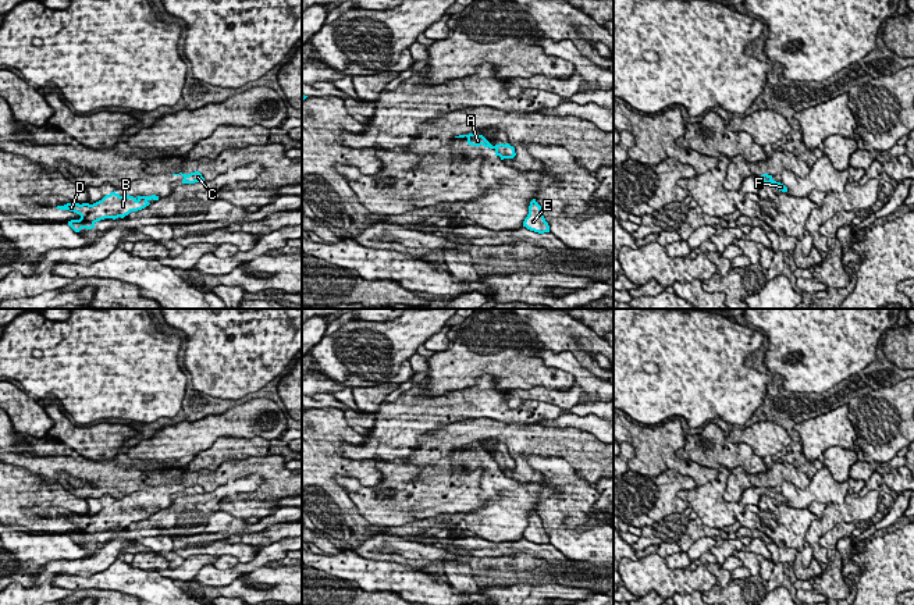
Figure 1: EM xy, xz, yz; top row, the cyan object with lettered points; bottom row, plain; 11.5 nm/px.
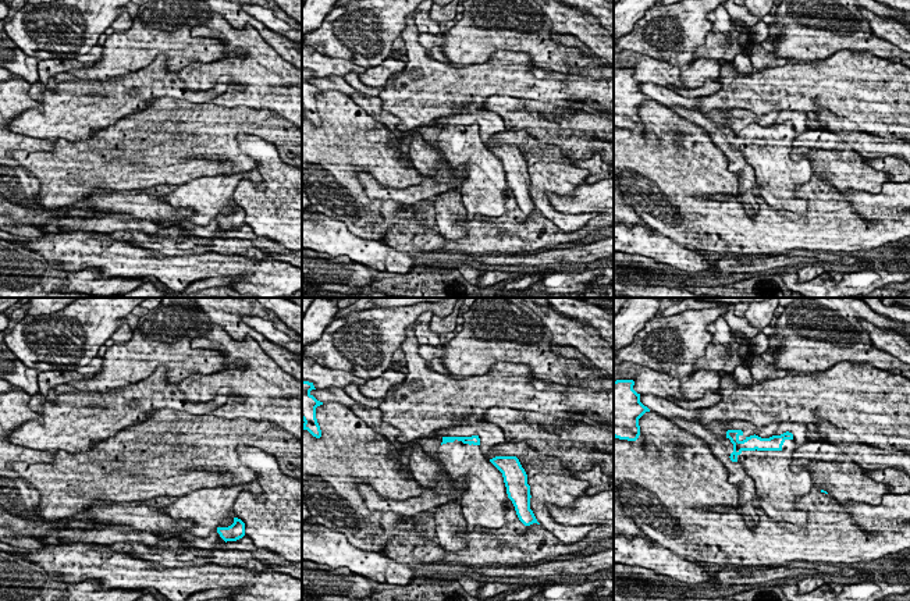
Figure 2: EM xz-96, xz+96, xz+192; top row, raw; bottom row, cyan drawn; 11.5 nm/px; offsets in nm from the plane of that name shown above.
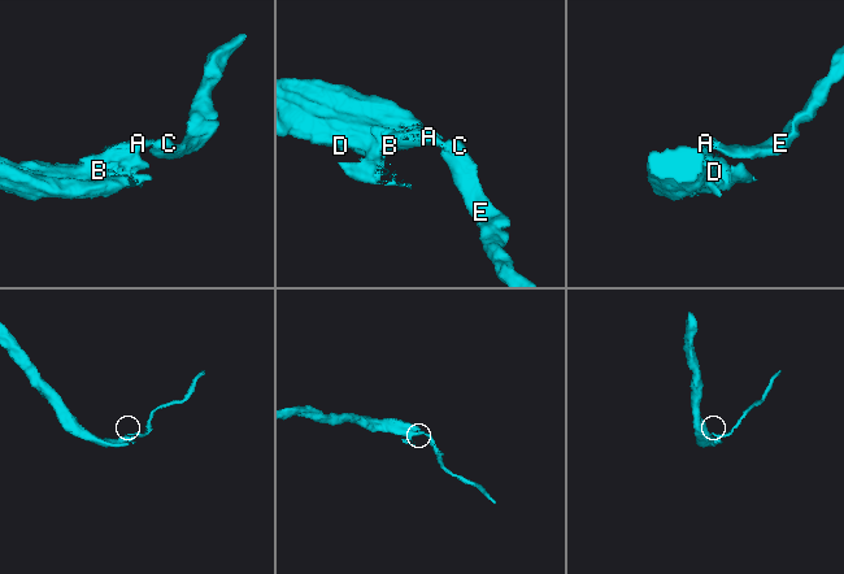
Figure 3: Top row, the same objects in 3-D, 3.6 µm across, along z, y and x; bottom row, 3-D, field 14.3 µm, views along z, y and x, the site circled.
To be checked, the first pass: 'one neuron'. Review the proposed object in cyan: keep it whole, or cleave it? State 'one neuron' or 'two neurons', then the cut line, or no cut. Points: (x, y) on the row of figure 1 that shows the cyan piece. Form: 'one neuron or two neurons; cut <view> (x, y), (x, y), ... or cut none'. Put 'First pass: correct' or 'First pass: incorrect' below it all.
two neurons; cut xz (493, 146), (498, 155)
First pass: incorrect

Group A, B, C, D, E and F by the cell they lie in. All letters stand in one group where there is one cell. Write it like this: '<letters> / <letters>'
A B D / C E F

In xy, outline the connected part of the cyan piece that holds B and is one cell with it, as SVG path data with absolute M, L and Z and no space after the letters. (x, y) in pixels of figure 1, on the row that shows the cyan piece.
M115 191L110 195L106 195L102 200L89 204L89 203L67 203L64 206L57 206L60 210L70 210L81 216L79 220L68 221L68 225L79 232L82 228L92 229L95 224L104 218L124 218L131 211L138 211L149 206L150 200L159 200L159 196L120 196Z

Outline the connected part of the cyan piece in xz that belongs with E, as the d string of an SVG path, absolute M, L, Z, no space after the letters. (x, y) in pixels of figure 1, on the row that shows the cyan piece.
M536 199L530 202L529 214L523 221L523 227L538 234L550 232L550 225L545 221L541 206L536 202Z

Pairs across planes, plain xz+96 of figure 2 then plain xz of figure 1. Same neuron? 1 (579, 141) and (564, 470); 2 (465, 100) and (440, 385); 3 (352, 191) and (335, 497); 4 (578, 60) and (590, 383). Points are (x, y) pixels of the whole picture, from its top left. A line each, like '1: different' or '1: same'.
1: different
2: different
3: same
4: different

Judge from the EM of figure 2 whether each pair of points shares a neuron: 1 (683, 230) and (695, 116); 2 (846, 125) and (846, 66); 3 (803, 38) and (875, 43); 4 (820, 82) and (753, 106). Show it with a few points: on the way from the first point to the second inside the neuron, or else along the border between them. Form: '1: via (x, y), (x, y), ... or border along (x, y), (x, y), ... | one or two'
1: border along (685, 118), (701, 130) | two
2: border along (841, 116), (846, 118) | two
3: via (821, 38), (857, 38) | one
4: via (803, 85), (770, 89) | one

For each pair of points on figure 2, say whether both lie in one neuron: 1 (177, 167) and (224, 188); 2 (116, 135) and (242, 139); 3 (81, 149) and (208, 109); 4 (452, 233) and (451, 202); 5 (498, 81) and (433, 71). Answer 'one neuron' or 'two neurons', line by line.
1: two neurons
2: two neurons
3: one neuron
4: one neuron
5: one neuron

